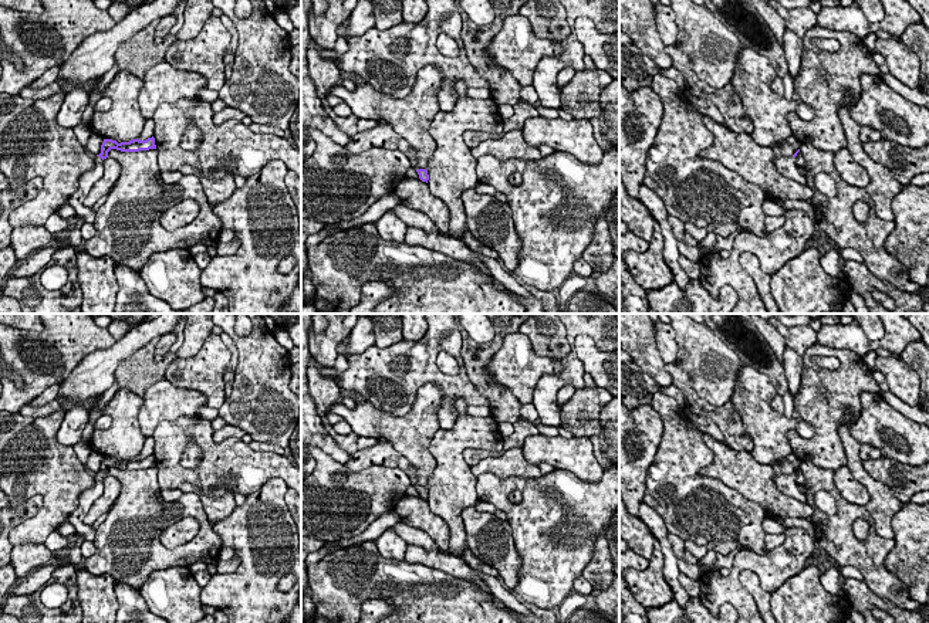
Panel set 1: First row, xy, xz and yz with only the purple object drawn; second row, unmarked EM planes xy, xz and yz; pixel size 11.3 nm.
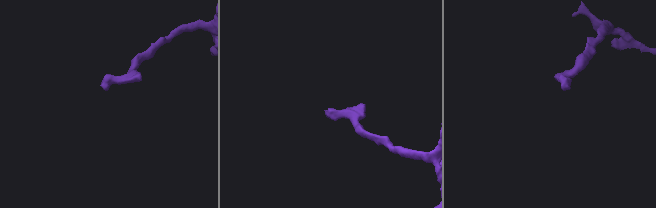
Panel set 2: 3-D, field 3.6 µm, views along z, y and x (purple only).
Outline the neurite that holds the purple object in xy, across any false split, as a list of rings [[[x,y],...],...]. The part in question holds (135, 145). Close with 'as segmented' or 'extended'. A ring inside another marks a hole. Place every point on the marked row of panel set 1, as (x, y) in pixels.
[[[153,136],[148,138],[146,140],[132,139],[129,142],[121,143],[112,139],[104,139],[101,145],[101,153],[95,158],[95,167],[81,175],[77,192],[68,199],[68,203],[75,210],[77,216],[82,216],[87,223],[94,223],[95,213],[92,211],[92,209],[84,206],[84,200],[88,196],[91,187],[102,177],[102,162],[108,158],[108,152],[111,149],[116,149],[121,152],[139,152],[156,149],[156,145]]]; extended

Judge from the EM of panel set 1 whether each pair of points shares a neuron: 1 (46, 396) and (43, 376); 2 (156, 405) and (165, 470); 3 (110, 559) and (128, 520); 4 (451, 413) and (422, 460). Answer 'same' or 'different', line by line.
1: different
2: different
3: same
4: different

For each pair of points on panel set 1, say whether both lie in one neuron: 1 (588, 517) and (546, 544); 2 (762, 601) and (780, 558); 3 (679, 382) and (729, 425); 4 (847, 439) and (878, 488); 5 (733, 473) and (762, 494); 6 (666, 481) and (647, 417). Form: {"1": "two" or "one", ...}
{"1": "one", "2": "two", "3": "one", "4": "one", "5": "one", "6": "two"}

